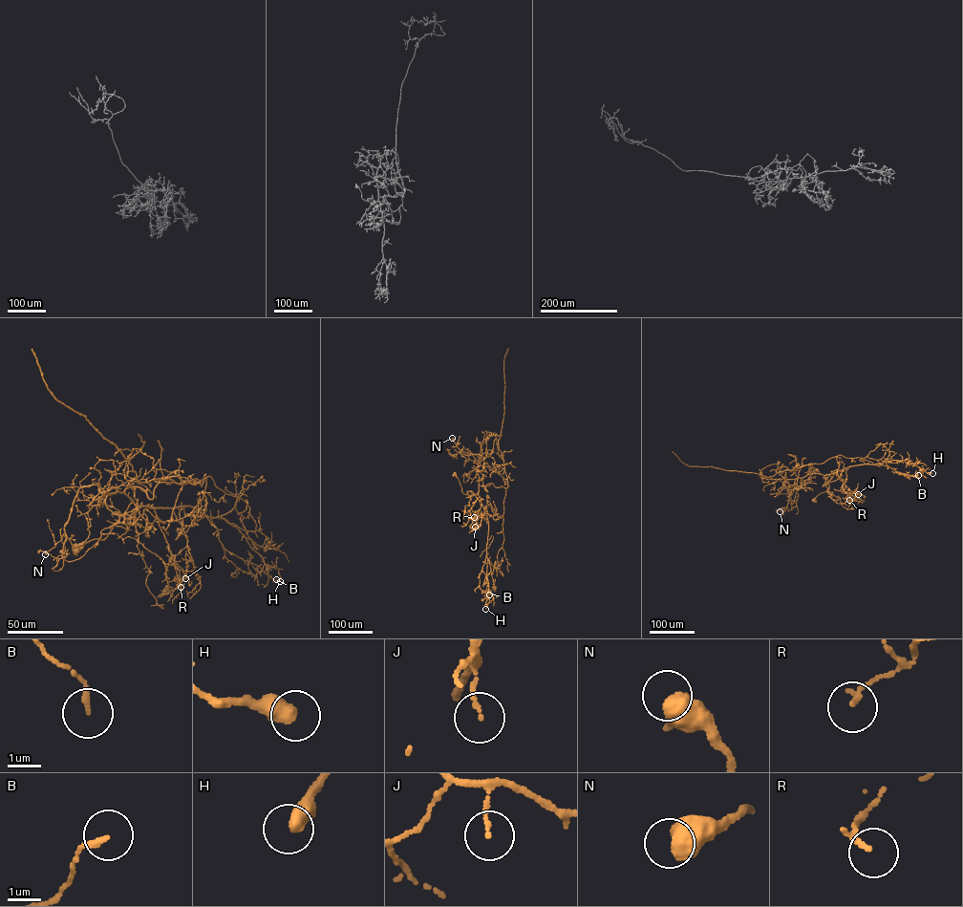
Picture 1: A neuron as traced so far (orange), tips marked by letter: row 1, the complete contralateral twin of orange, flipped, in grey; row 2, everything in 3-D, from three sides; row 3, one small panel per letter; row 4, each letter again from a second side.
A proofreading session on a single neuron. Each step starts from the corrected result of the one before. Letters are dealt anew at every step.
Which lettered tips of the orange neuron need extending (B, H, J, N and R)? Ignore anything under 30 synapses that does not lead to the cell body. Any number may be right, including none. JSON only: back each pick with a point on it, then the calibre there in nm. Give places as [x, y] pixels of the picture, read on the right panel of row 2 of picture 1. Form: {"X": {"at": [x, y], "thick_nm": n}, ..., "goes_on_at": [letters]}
{"goes_on_at": []}

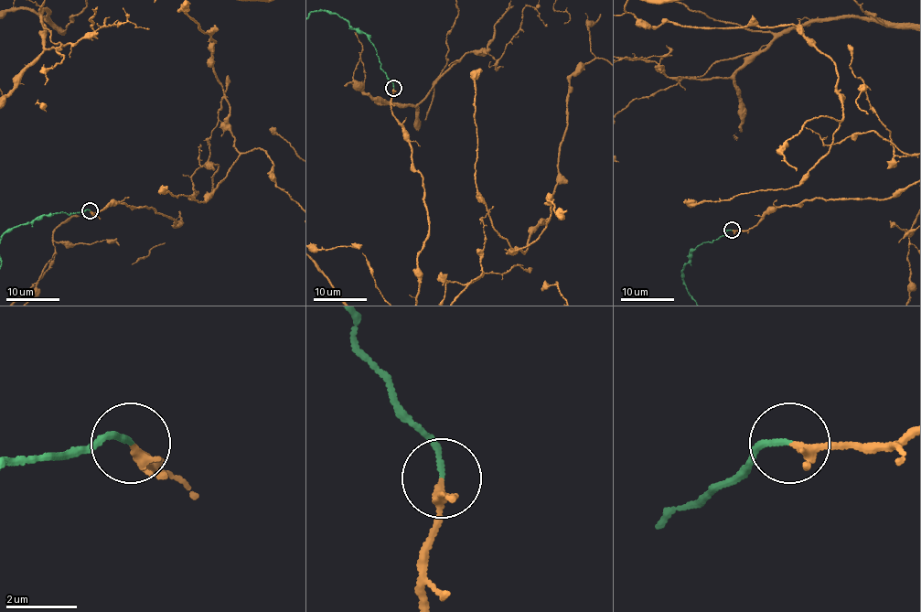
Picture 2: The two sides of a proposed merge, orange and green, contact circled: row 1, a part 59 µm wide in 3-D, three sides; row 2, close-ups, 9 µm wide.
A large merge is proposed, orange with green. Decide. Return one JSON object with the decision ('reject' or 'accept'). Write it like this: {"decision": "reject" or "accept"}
{"decision": "accept"}

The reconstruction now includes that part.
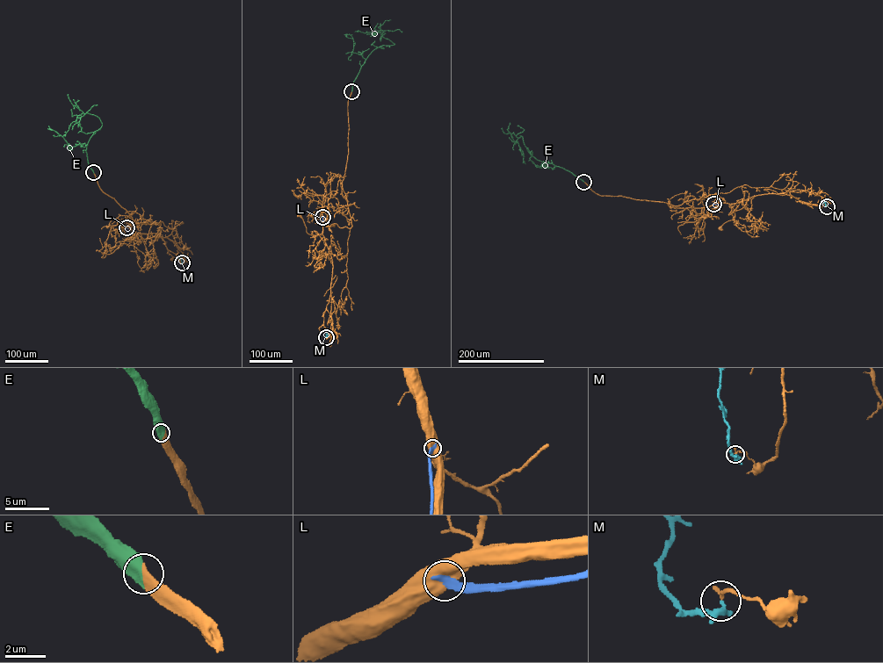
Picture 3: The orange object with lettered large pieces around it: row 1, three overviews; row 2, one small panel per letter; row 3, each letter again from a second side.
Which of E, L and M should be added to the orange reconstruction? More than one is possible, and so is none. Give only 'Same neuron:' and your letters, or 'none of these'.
Same neuron: E

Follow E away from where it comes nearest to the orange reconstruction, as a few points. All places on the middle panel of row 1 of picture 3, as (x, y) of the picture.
E: (351, 91), (361, 66), (372, 52), (383, 45), (394, 44), (378, 32), (355, 32)

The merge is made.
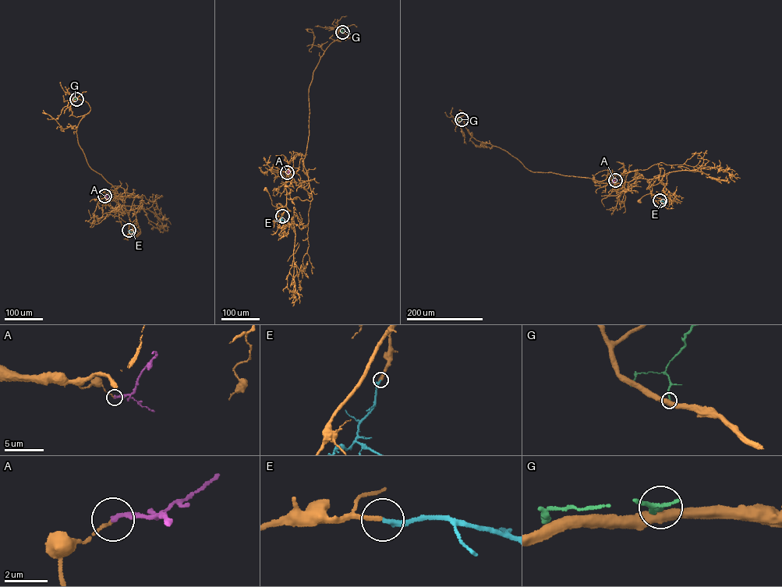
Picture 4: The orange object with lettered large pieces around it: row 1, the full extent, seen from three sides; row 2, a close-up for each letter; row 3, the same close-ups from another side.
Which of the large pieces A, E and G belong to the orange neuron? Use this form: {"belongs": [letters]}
{"belongs": ["E"]}

